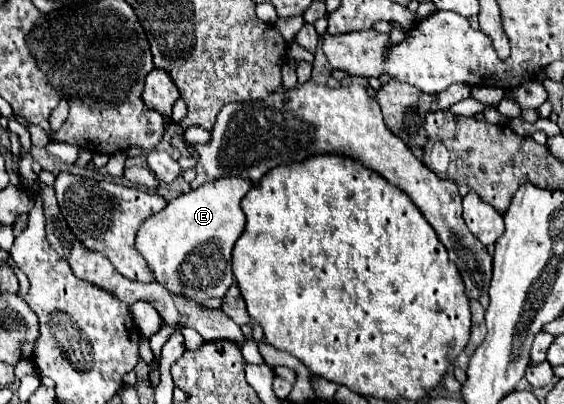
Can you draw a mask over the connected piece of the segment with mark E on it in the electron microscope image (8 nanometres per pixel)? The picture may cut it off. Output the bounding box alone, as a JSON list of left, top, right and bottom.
[136,178,252,304]

